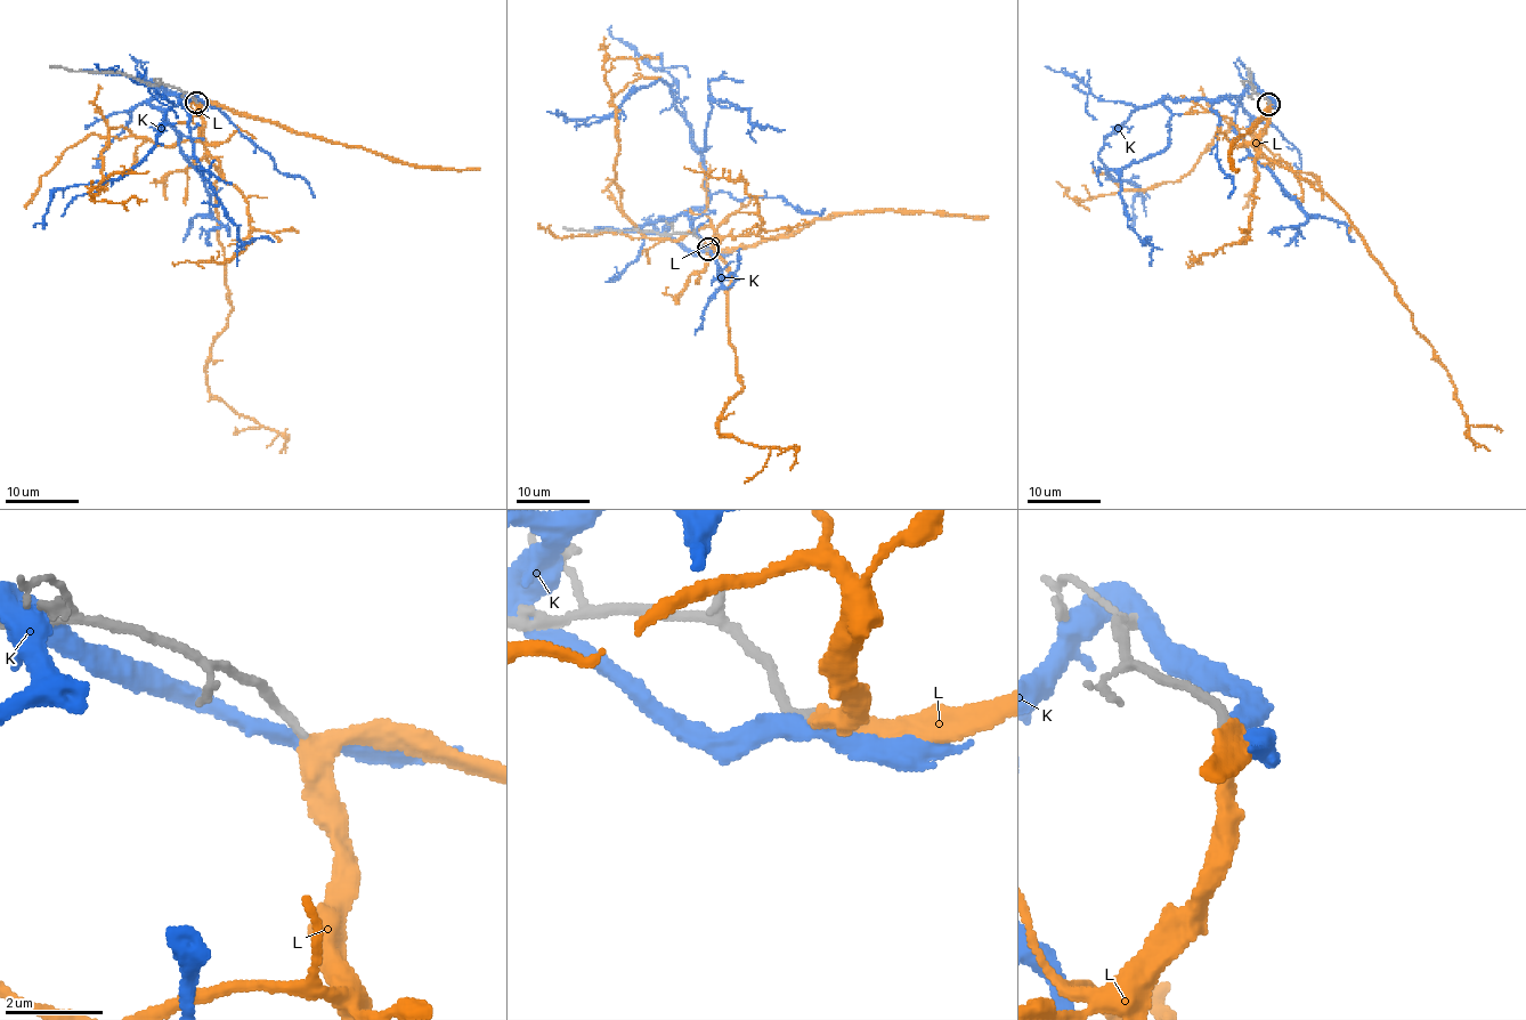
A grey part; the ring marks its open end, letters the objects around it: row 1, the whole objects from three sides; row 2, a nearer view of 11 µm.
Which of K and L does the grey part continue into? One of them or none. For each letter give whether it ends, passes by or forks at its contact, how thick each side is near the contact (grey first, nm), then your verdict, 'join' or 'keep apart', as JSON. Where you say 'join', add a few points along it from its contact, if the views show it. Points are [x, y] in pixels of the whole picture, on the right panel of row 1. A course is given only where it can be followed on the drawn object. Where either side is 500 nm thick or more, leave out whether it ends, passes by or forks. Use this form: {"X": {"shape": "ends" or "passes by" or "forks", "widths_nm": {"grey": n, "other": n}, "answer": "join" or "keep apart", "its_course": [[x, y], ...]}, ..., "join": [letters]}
{"K": {"shape": "passes by", "widths_nm": {"grey": 200, "other": 340}, "answer": "keep apart"}, "L": {"shape": "passes by", "widths_nm": {"grey": 190, "other": 300}, "answer": "join", "its_course": [[1269, 103], [1257, 148], [1345, 212], [1449, 377], [1467, 434], [1490, 450]]}, "join": ["L"]}

